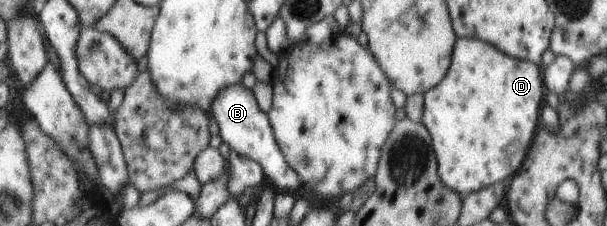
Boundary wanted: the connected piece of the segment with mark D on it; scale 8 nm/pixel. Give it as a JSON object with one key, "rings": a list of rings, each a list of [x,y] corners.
{"rings":[[[458,37],[452,55],[449,73],[445,74],[443,81],[424,93],[421,122],[430,133],[441,181],[464,198],[490,185],[503,182],[503,179],[511,177],[521,167],[539,123],[544,83],[542,65],[505,57],[505,53],[495,49],[494,45],[479,39]]]}

